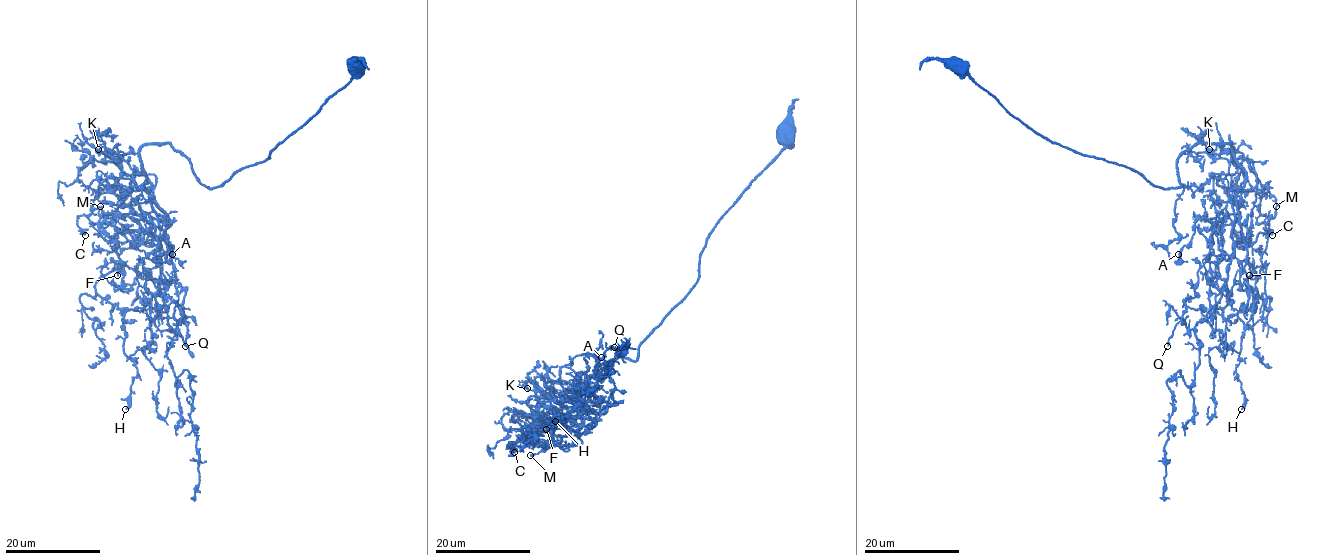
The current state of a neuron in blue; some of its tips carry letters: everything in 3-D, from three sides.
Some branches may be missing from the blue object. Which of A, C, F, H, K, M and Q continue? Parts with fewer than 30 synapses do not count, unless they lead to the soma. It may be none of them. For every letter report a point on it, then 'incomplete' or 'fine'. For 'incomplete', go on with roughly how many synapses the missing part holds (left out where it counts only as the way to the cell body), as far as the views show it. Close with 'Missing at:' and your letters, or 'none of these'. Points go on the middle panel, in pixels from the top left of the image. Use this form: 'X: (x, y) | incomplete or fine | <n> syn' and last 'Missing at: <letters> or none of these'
A: (601, 357) | fine
C: (514, 452) | incomplete | 40 syn
F: (546, 429) | fine
H: (555, 421) | incomplete | 30 syn
K: (527, 388) | fine
M: (530, 455) | fine
Q: (614, 347) | fine
Missing at: C, H

